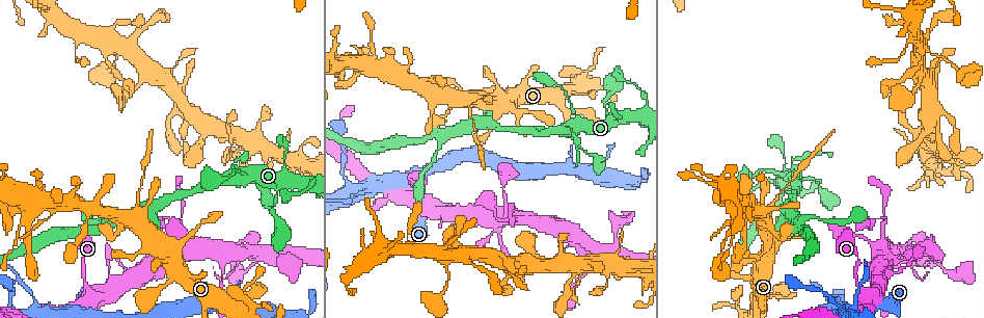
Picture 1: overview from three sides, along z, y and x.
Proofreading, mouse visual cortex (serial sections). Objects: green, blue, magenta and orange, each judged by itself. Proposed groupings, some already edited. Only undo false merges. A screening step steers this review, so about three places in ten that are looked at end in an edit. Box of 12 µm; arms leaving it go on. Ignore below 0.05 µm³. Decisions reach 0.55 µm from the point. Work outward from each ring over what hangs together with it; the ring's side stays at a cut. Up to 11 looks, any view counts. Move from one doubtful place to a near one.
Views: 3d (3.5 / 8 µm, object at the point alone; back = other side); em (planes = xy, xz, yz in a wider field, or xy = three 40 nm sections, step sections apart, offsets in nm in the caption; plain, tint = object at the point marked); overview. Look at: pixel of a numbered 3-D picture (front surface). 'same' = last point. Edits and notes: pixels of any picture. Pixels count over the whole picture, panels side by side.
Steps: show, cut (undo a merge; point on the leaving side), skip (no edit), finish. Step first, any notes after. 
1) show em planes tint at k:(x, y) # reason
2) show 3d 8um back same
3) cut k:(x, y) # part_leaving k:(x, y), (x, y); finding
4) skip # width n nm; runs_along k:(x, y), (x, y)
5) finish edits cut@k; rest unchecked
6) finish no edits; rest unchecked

show 3d 3.5um at 1:(136, 212) # thin neck

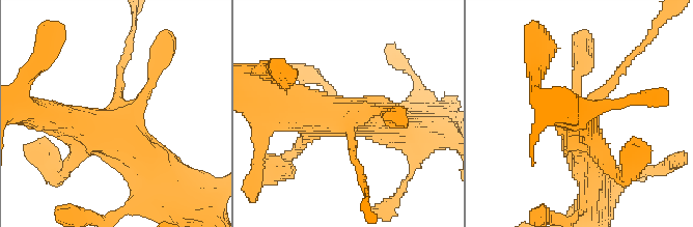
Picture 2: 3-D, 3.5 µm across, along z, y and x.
show em planes tint at 2:(116, 118)

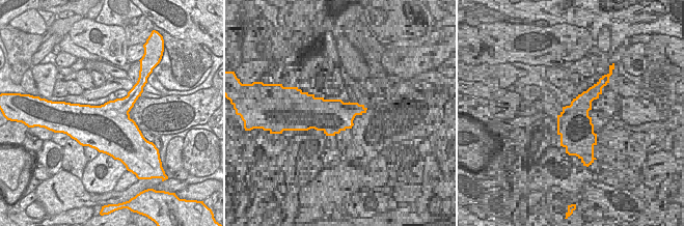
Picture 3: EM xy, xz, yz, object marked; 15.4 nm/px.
cut 2:(126, 58) # part_leaving 2:(119, 90), (133, 27); two cells meet here

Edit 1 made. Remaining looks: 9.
show overview

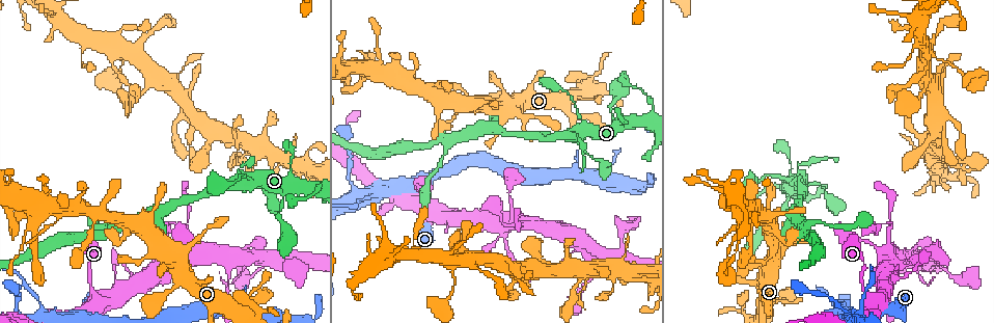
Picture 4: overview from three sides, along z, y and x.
show 3d 8um at 4:(232, 261)

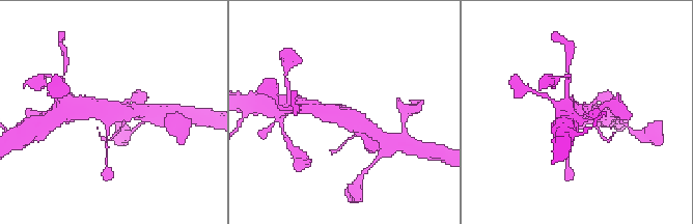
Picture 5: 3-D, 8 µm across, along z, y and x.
show em planes tint at 5:(107, 117) # arms 3; arm_widths 100, 450, 500 nm; shape alone is not enough

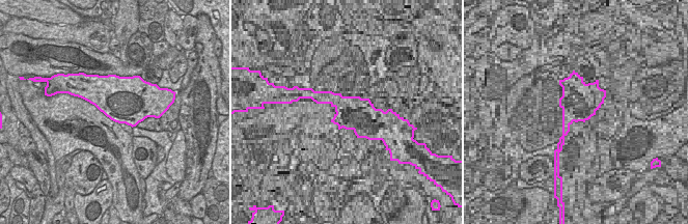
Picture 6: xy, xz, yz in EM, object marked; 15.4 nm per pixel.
skip # runs_along 5:(313, 109), (348, 116), (368, 131); all the same cell

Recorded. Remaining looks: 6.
show 3d 3.5um at 4:(889, 217) # three-way junction

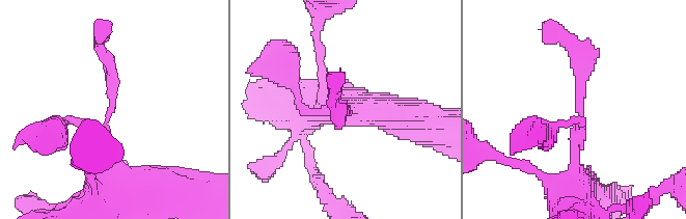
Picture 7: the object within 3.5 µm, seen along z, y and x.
show em xy step 5 tint at 7:(578, 113) # arms 3; arm_widths 150, 200, 200 nm; shape alone is not enough

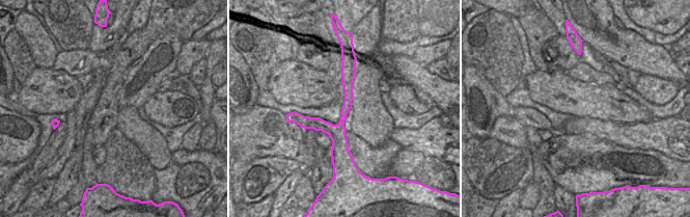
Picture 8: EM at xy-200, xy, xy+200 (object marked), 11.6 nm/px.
show em xy step 2 tint same # cut it another way

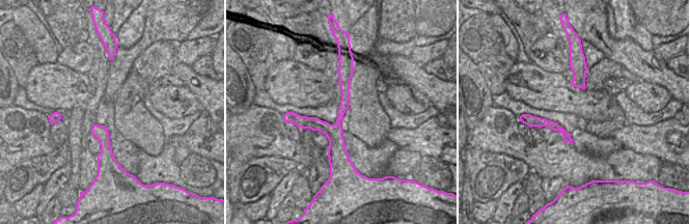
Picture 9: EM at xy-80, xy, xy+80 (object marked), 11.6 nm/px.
skip # all the same cell

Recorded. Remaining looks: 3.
show 3d 3.5um at 4:(360, 200) # thin neck

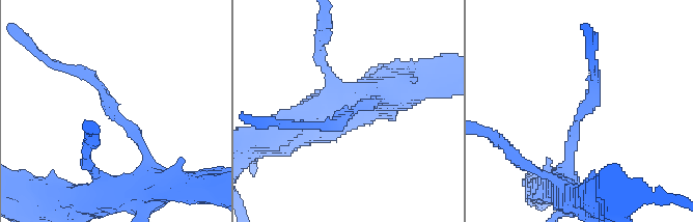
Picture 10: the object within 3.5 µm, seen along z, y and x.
show em planes plain at 10:(579, 117) # arm_widths 150, 150 nm

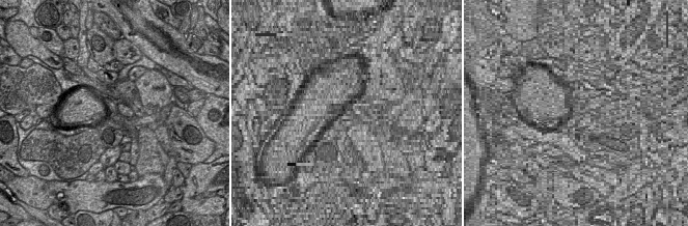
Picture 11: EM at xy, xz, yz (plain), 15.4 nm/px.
show em planes tint same

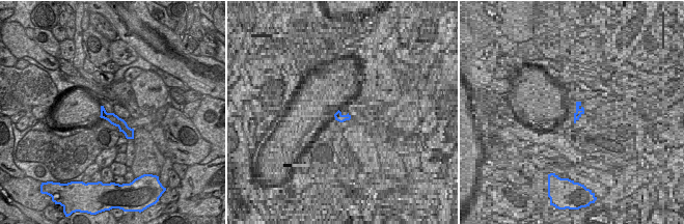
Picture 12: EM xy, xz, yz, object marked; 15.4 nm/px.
cut 10:(112, 114) # part_leaving 10:(139, 140), (101, 88), (72, 70); two cells meet here

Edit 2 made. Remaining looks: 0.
finish edits cut@2, cut@10; rest unchecked

